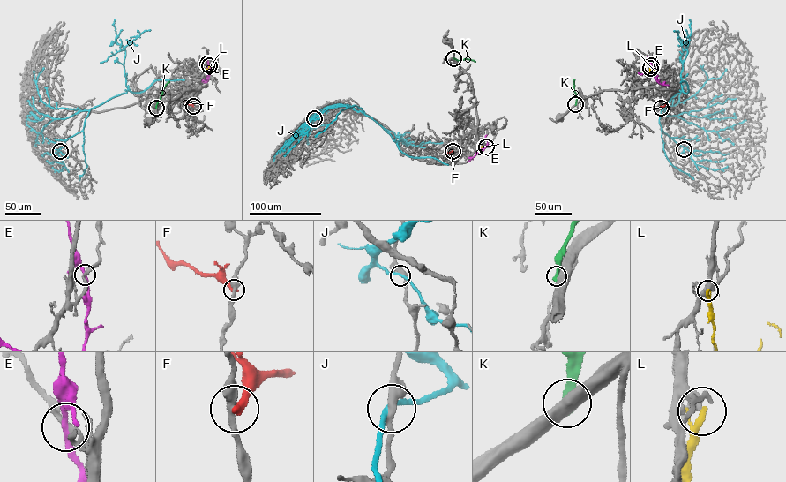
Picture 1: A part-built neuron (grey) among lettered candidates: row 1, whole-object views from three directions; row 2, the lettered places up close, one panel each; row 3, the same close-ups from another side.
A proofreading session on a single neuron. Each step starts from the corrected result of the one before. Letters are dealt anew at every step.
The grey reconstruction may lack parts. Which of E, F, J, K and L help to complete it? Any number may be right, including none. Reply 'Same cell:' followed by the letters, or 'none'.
Same cell: E

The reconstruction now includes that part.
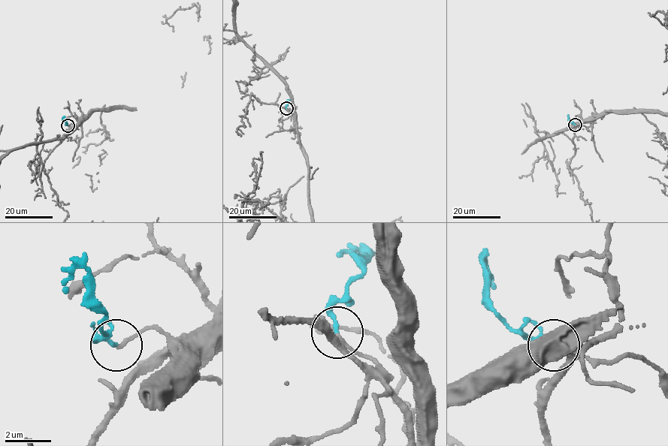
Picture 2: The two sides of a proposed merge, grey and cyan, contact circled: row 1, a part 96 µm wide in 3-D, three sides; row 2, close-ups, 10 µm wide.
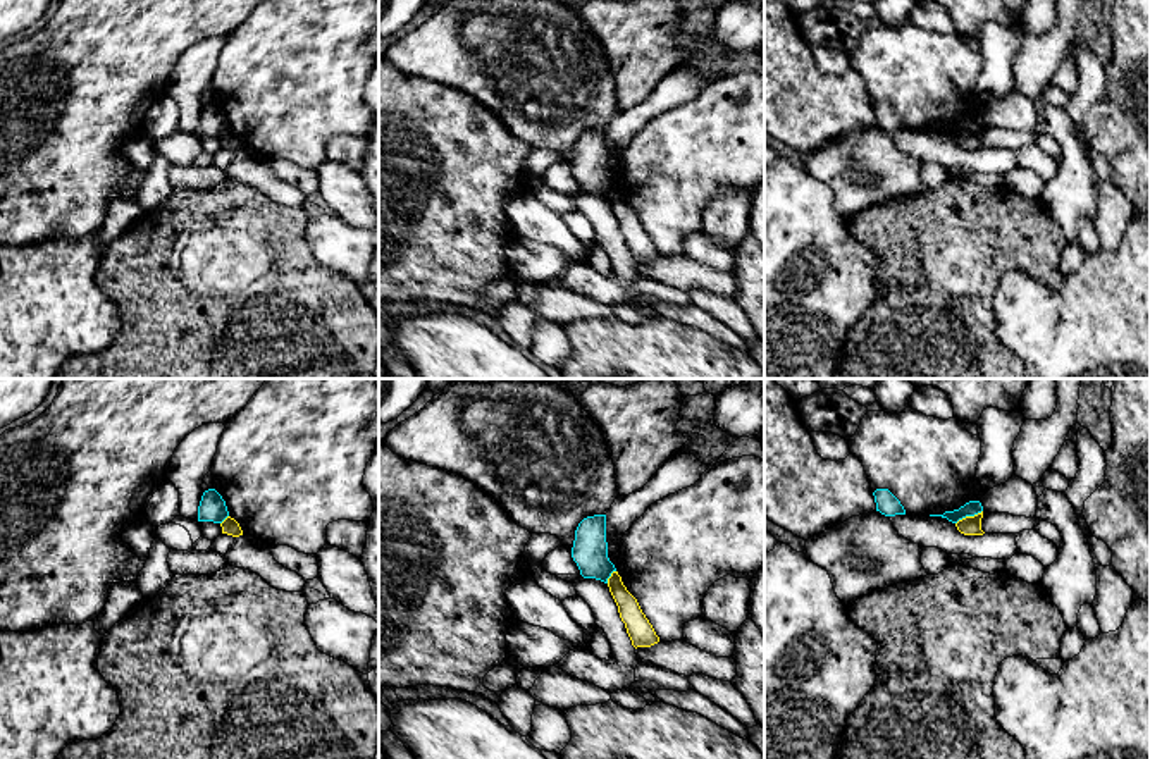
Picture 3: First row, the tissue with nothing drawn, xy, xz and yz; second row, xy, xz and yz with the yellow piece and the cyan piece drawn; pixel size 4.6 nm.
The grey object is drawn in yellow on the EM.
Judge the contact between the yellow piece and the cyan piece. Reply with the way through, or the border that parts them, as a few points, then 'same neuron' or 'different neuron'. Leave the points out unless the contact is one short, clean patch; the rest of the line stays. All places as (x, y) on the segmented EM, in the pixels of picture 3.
along yz (982, 510), (963, 517), (956, 524) | different neuron

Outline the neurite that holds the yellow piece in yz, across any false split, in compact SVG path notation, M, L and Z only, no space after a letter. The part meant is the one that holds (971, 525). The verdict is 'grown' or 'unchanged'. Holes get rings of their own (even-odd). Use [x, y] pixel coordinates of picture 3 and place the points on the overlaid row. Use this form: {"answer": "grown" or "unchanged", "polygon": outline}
{"answer": "unchanged", "polygon": "M983 511L974 516L966 516L955 523L957 530L964 535L983 535L981 530Z"}

